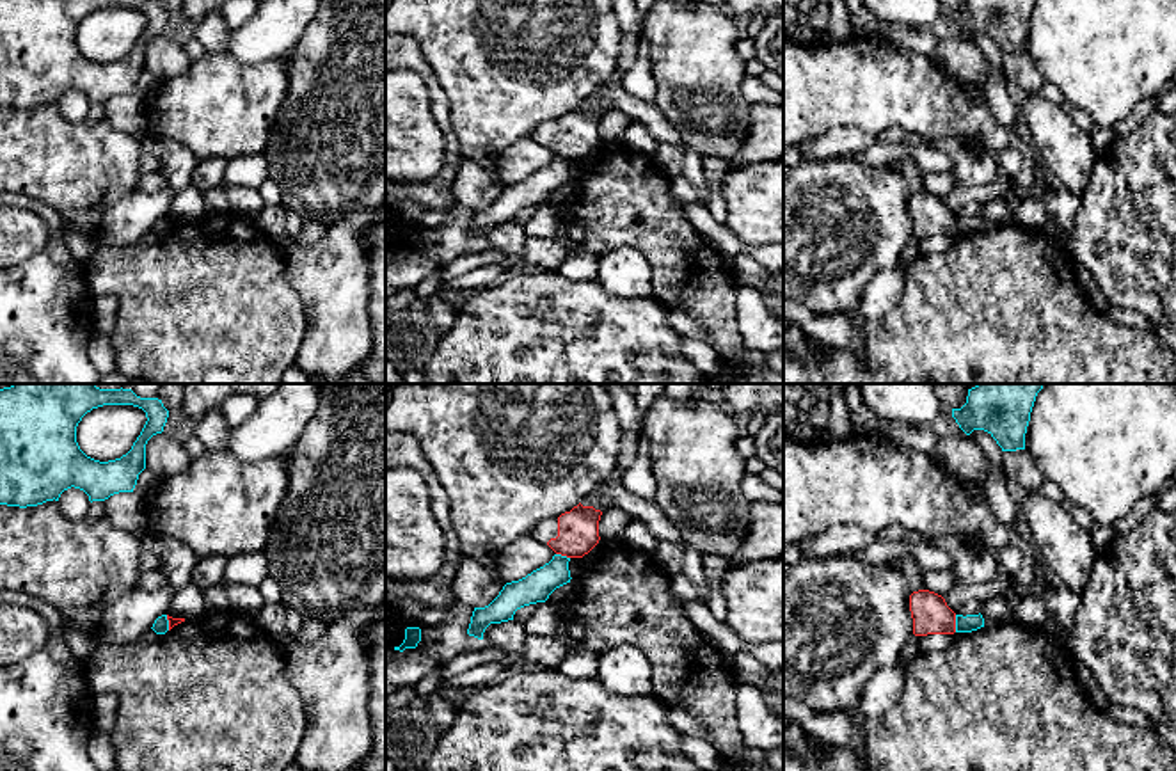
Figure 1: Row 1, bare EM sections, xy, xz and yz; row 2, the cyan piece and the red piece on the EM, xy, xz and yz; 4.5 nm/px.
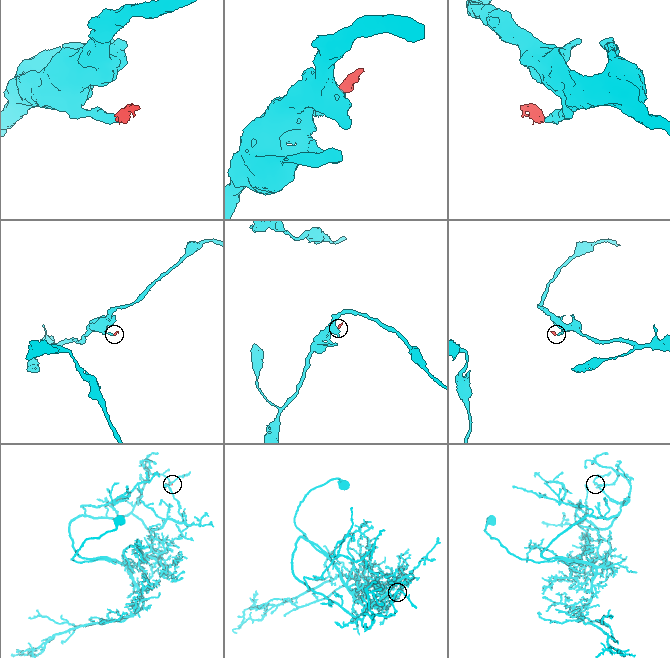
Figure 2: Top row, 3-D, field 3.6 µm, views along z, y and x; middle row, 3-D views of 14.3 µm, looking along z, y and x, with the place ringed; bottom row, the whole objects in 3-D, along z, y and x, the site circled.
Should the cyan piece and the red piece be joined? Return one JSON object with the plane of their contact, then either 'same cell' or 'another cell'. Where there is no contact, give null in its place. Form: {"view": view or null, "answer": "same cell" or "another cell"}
{"view": "yz", "answer": "another cell"}

